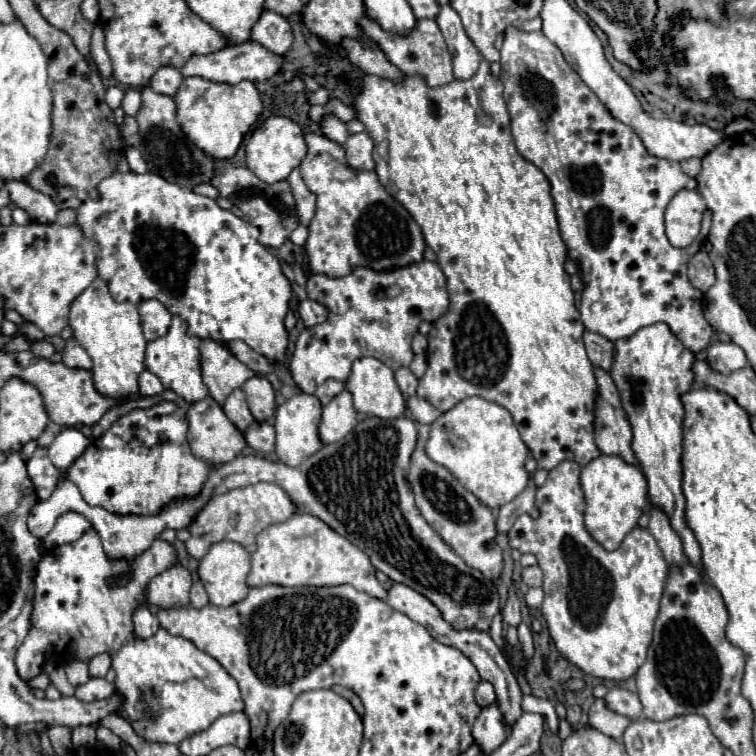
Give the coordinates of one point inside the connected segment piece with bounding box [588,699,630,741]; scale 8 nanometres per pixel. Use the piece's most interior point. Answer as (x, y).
(601, 718)

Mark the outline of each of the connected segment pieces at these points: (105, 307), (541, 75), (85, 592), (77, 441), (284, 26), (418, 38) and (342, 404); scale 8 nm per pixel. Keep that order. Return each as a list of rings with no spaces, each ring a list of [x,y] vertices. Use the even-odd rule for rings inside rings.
[[[96,277],[90,287],[70,305],[70,329],[74,339],[88,351],[92,359],[92,375],[96,389],[106,397],[124,397],[138,391],[138,375],[144,369],[146,339],[140,327],[138,307],[130,301],[116,303],[110,297],[104,279]]]
[[[508,25],[508,29],[504,31],[500,57],[500,81],[504,83],[504,99],[508,103],[512,119],[516,149],[550,181],[550,195],[554,199],[562,241],[568,249],[568,257],[578,261],[580,265],[584,281],[580,315],[584,327],[610,341],[616,341],[634,335],[642,327],[666,323],[670,331],[682,341],[682,345],[692,353],[706,349],[710,345],[714,329],[708,325],[702,313],[704,293],[690,285],[686,265],[706,241],[712,213],[704,213],[702,231],[690,247],[672,247],[664,233],[664,211],[668,201],[680,189],[696,189],[696,181],[682,171],[680,163],[650,155],[634,129],[610,115],[604,103],[588,89],[588,85],[584,85],[584,81],[580,81],[578,73],[566,63],[560,49],[552,45],[540,31],[526,33],[516,25]]]
[[[94,529],[86,531],[78,541],[60,545],[50,549],[38,565],[36,579],[34,579],[34,613],[32,613],[32,629],[26,635],[24,643],[16,651],[16,669],[18,675],[28,681],[30,677],[40,675],[40,667],[46,661],[60,661],[60,657],[72,659],[90,659],[98,653],[110,651],[112,655],[112,669],[116,671],[116,691],[124,697],[124,705],[120,709],[120,715],[134,727],[134,731],[156,743],[180,743],[190,735],[196,735],[204,729],[208,729],[218,717],[236,713],[244,709],[244,701],[240,695],[240,689],[236,685],[236,679],[228,675],[228,671],[208,653],[200,651],[192,641],[184,637],[170,635],[168,631],[160,629],[152,639],[136,639],[132,633],[132,613],[134,609],[144,603],[144,589],[152,577],[166,571],[176,563],[176,549],[156,539],[154,545],[140,557],[136,557],[132,563],[126,561],[110,561],[102,549],[100,537]],[[124,573],[130,573],[132,577],[126,587],[110,589],[106,585],[106,577],[120,577]]]
[[[68,427],[48,447],[48,457],[60,473],[66,473],[66,469],[76,461],[76,457],[80,457],[80,453],[84,453],[88,443],[90,443],[90,439],[86,439],[78,429]]]
[[[264,11],[252,27],[250,41],[266,47],[276,55],[284,55],[292,45],[292,29],[288,19],[278,13]]]
[[[368,17],[360,19],[360,27],[366,33],[366,37],[370,37],[374,43],[380,45],[380,49],[386,53],[390,63],[394,63],[402,73],[406,73],[406,75],[422,75],[422,77],[426,77],[426,83],[430,87],[446,85],[446,83],[450,83],[454,79],[452,77],[452,57],[450,57],[450,53],[446,49],[444,37],[442,37],[442,33],[440,33],[440,29],[438,29],[434,19],[416,21],[416,27],[408,35],[388,33],[380,25],[376,25],[376,21],[372,21]]]
[[[342,391],[322,409],[322,421],[318,425],[320,441],[324,445],[336,443],[344,439],[356,427],[356,423],[358,419],[352,405],[352,395],[348,391]]]

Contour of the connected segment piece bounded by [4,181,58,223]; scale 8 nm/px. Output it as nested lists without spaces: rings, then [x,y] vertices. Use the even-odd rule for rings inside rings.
[[[4,181],[4,189],[10,193],[10,199],[30,215],[32,221],[54,223],[58,207],[48,195],[30,189],[24,181]]]

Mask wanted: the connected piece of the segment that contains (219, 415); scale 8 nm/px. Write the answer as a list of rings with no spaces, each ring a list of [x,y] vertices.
[[[206,395],[200,401],[194,401],[186,415],[188,415],[188,423],[190,423],[188,443],[190,443],[192,453],[198,459],[204,459],[210,465],[222,465],[222,463],[236,459],[240,455],[240,451],[246,447],[244,433],[240,429],[236,429],[236,425],[224,415],[222,407],[210,395]]]

